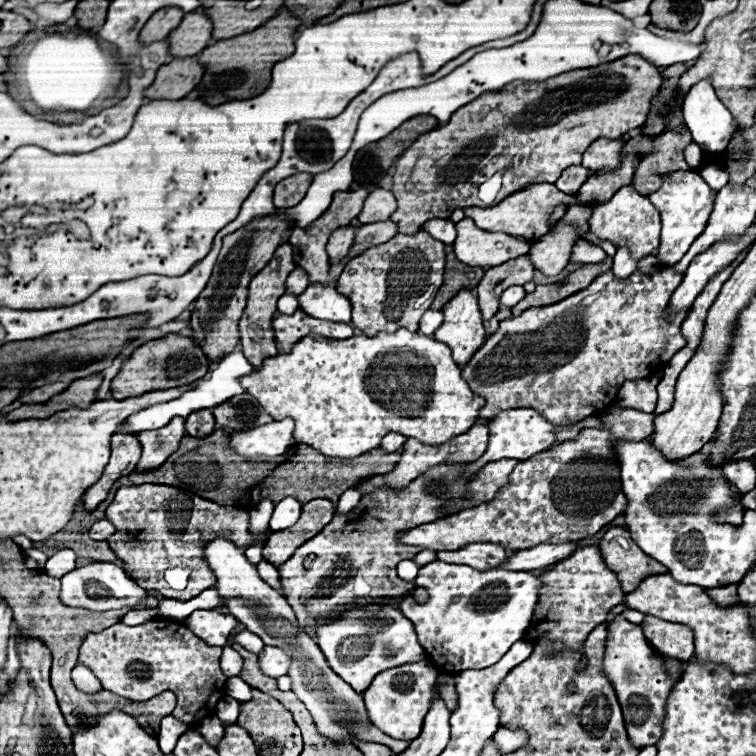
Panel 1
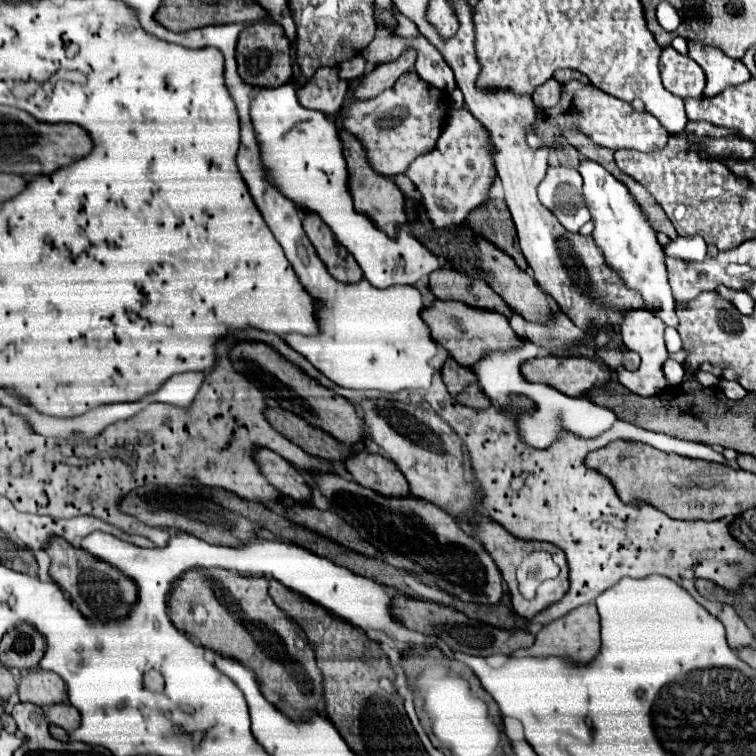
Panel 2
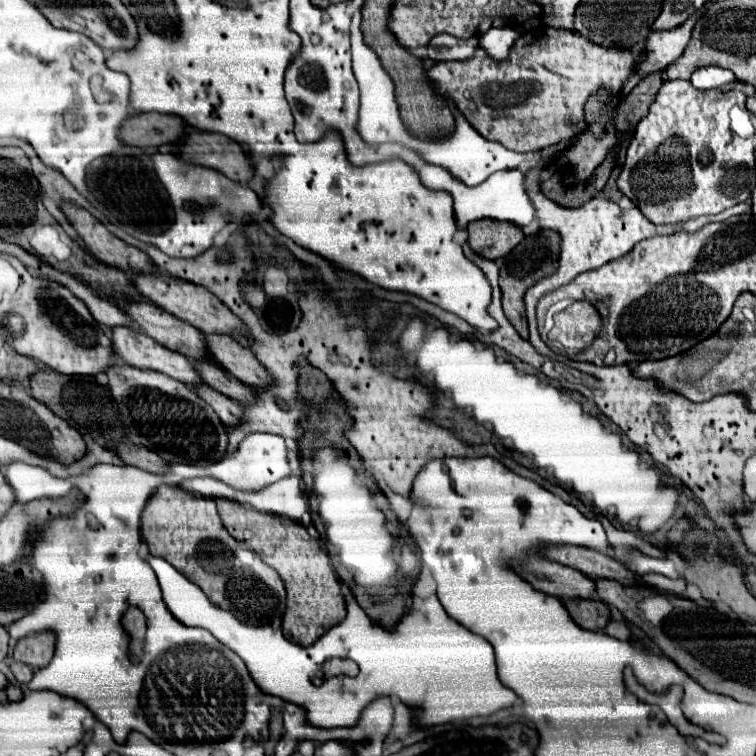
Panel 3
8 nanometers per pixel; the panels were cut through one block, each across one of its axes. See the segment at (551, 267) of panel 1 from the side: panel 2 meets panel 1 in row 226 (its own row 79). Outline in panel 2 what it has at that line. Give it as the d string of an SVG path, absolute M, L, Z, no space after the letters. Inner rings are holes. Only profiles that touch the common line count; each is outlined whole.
M556 70L552 78L554 78L554 80L558 80L558 82L562 82L562 84L566 84L566 82L570 82L570 80L588 82L588 78L586 78L586 76L582 76L580 72L576 72L576 70Z

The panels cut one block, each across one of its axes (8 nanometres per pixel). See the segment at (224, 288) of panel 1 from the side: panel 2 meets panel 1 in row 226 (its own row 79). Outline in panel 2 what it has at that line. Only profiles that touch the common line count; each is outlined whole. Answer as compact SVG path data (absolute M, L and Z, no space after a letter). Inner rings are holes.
M258 20L244 28L238 36L238 74L240 78L250 86L260 88L278 88L286 84L292 78L292 60L290 60L290 40L284 36L284 30L270 22L270 20Z

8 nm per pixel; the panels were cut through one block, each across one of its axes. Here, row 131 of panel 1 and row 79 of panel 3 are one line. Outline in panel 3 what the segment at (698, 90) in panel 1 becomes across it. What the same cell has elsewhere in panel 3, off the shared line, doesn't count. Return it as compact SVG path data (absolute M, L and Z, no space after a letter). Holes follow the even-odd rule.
M706 66L706 68L698 68L692 72L692 86L698 90L712 90L712 88L720 88L726 86L730 82L734 82L736 76L730 70L718 68L718 66Z

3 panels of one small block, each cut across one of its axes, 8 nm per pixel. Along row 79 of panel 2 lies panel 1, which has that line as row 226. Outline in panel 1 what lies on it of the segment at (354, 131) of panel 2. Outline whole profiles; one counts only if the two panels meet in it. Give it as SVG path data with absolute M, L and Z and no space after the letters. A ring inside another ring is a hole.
M630 54L602 66L560 74L558 78L550 78L548 82L514 82L506 86L506 90L486 92L474 102L462 106L462 110L456 110L444 126L416 138L416 142L400 156L392 188L398 200L398 210L390 216L390 220L398 222L400 234L414 234L422 228L426 220L448 218L456 208L482 208L482 200L478 198L478 186L496 172L500 172L504 178L496 202L532 182L554 184L566 166L580 164L584 150L594 140L618 140L626 132L640 128L646 122L650 100L660 92L660 86L662 70L652 62L644 60L642 56ZM486 106L490 108L490 112L482 120L474 120L474 116L478 116Z

